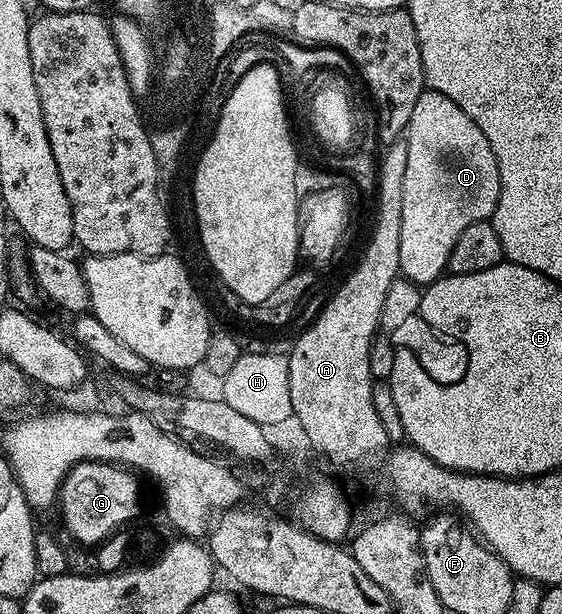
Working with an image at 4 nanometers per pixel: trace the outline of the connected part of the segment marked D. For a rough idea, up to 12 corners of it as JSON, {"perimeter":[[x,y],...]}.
{"perimeter":[[426,88],[404,141],[401,277],[447,273],[498,203],[488,136]]}

